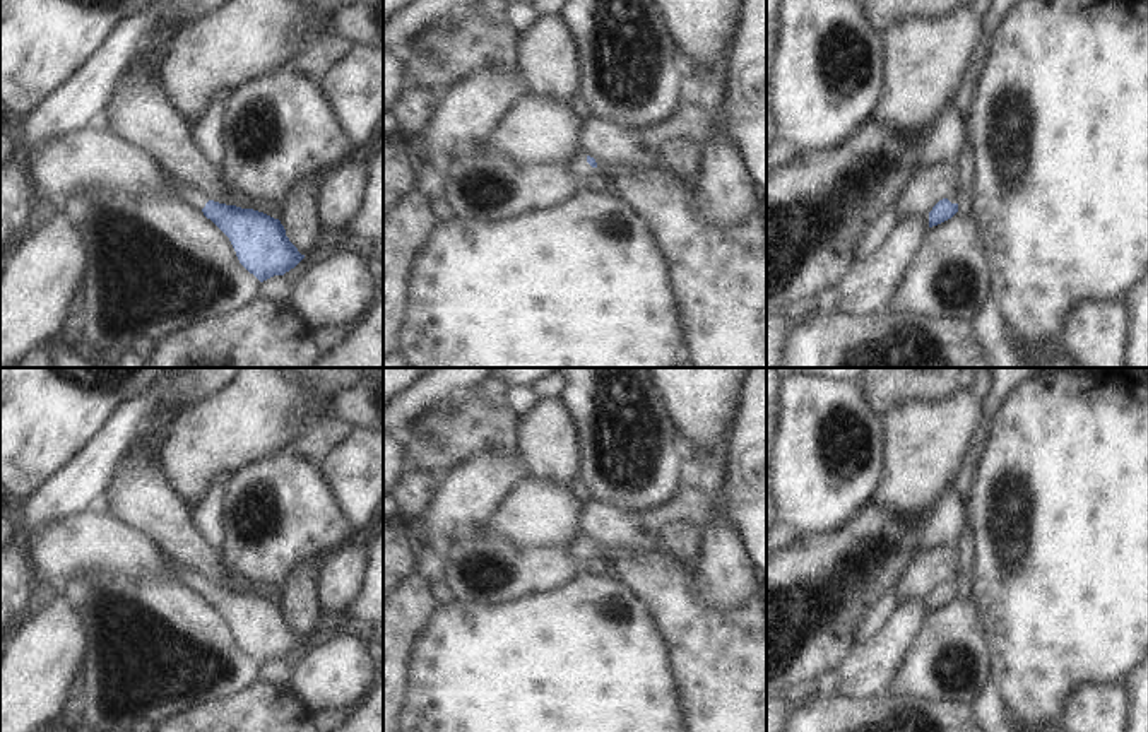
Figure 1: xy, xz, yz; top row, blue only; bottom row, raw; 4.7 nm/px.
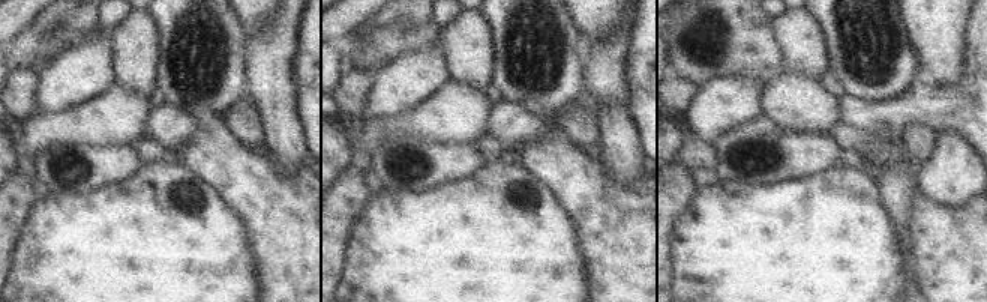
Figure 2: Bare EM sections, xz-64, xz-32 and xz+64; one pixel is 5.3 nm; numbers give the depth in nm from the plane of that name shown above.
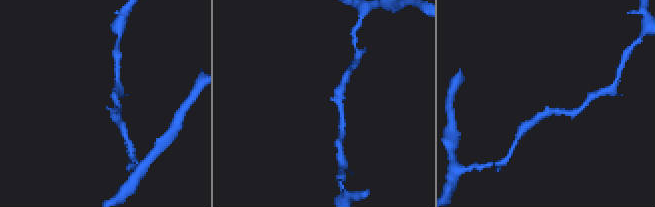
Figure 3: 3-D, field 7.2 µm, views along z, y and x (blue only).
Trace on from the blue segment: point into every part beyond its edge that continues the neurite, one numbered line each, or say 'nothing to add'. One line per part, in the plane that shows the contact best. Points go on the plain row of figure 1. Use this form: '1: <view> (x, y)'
1: xz (580, 551)

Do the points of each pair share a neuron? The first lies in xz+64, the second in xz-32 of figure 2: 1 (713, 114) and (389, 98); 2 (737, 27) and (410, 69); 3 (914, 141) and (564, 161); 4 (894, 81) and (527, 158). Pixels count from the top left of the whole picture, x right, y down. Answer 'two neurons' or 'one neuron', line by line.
1: one neuron
2: two neurons
3: two neurons
4: one neuron

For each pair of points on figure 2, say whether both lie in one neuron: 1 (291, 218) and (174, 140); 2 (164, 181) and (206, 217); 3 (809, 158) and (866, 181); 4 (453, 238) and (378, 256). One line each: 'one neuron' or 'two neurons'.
1: two neurons
2: one neuron
3: two neurons
4: one neuron

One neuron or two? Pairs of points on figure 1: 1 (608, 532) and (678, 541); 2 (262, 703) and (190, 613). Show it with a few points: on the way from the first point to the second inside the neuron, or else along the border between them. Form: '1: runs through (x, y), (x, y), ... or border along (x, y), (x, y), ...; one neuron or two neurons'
1: border along (702, 525), (674, 520), (666, 527), (664, 544); two neurons
2: border along (259, 681), (213, 703); two neurons

